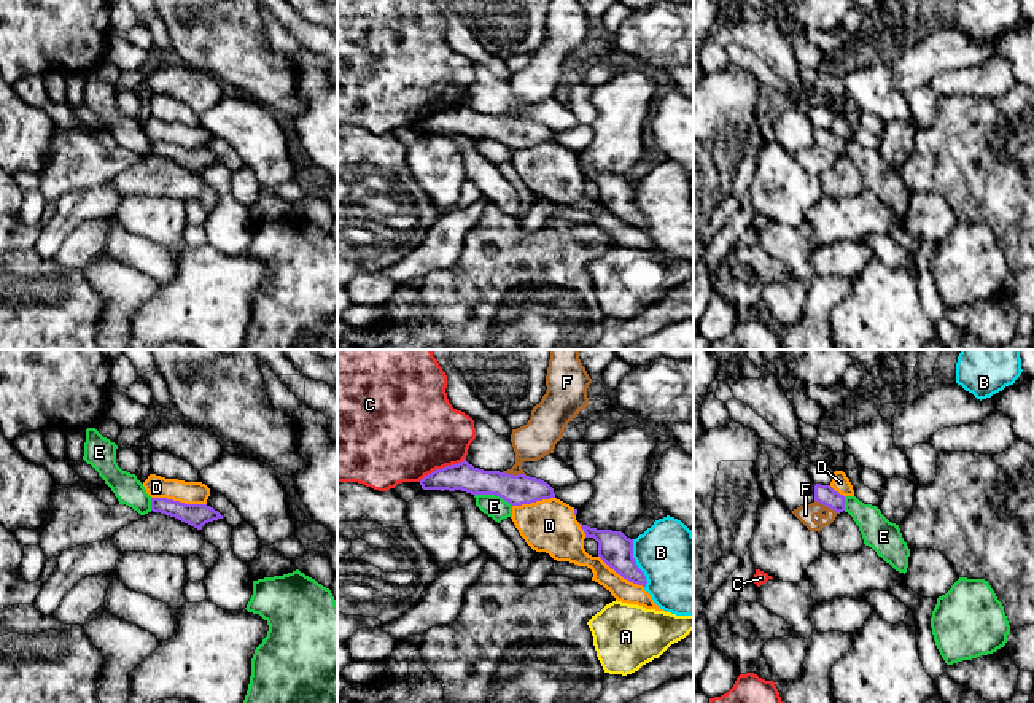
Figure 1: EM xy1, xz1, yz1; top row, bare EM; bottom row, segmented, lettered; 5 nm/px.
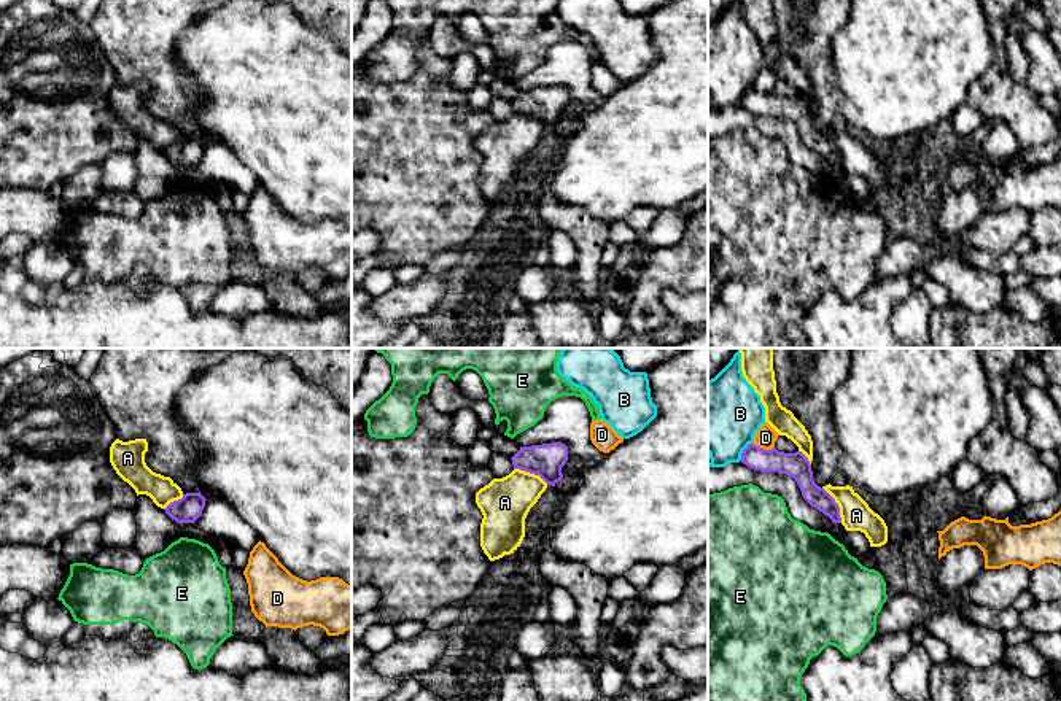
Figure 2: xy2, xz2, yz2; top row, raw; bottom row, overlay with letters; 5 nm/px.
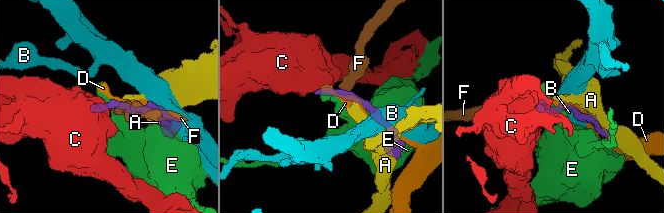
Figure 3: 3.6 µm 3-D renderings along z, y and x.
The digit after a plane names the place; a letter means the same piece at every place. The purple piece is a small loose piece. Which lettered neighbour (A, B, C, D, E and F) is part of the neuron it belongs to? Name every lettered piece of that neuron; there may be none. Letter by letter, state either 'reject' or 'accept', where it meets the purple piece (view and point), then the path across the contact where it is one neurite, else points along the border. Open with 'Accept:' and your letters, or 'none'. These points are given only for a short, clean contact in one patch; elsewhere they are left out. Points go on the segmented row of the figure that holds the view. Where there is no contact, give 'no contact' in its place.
Accept: none
A: reject; contact yz2 (837, 504)
B: reject; contact xz1 (635, 563)
C: reject; contact xz1 (443, 468); border xz1 (465, 458), (436, 468), (419, 481)
D: reject; contact xy1 (178, 501)
E: reject; contact xz1 (493, 493); border xz1 (474, 495), (498, 495), (511, 506)
F: reject; contact xz1 (513, 474); border xz1 (503, 471), (525, 476)

